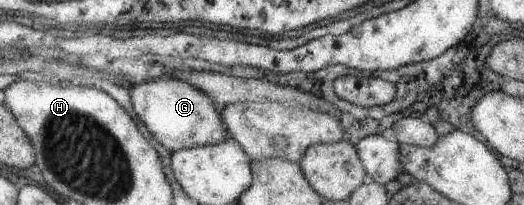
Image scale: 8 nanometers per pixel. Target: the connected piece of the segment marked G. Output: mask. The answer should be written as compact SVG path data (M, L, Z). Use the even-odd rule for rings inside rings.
M162 77L134 84L127 90L133 111L148 128L151 140L163 145L168 151L214 145L230 137L222 123L217 105L189 83Z

